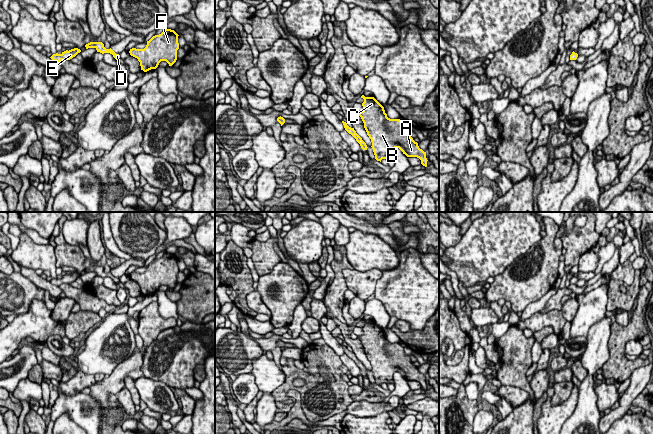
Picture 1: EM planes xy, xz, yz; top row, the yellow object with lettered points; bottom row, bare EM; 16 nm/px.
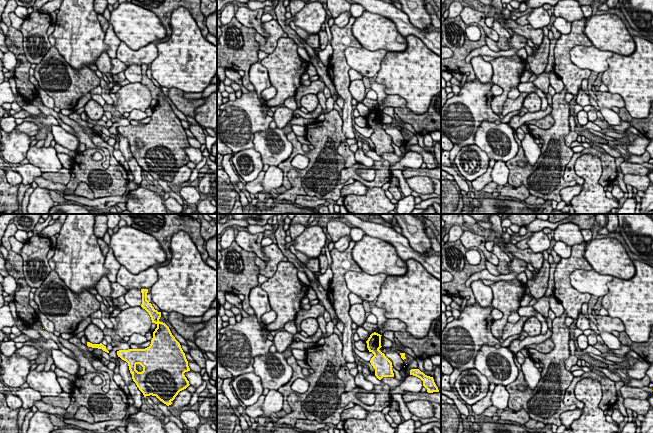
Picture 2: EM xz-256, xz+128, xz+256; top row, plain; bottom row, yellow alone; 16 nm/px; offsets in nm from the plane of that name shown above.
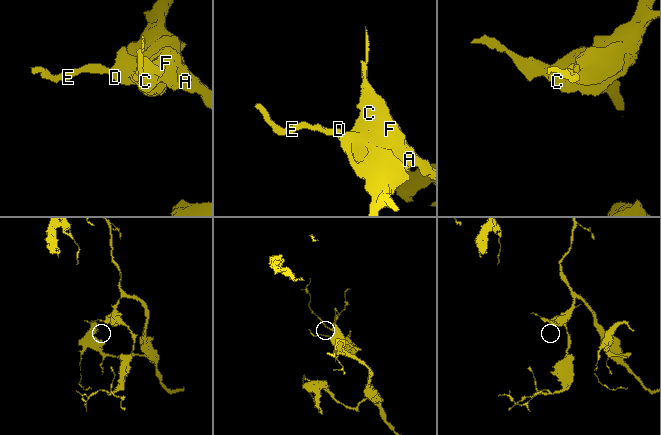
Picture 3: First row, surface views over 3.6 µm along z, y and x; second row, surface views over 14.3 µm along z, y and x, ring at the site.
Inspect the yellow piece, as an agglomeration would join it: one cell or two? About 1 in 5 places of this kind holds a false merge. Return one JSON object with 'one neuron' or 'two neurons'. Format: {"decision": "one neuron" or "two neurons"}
{"decision": "one neuron"}

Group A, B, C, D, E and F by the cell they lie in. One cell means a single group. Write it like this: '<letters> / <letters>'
A B C D E F

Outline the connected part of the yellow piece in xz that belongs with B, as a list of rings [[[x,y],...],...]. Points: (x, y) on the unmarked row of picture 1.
[[[361,320],[363,334],[358,336],[367,359],[371,363],[375,383],[394,383],[395,372],[399,372],[407,381],[417,381],[427,391],[426,376],[419,372],[410,357],[404,353],[400,343],[390,343],[384,331],[374,322]]]

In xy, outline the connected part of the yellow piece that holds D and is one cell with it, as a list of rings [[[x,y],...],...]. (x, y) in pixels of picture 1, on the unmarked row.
[[[90,266],[90,267],[86,268],[85,271],[86,271],[86,273],[88,273],[88,272],[95,272],[97,274],[97,276],[100,276],[102,278],[110,277],[110,278],[113,279],[113,281],[116,284],[118,284],[120,282],[120,279],[116,278],[111,272],[110,273],[106,273],[102,266]]]

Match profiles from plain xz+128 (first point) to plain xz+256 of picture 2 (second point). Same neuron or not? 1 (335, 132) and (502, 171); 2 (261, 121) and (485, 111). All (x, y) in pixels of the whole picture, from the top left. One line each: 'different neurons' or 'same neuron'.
1: different neurons
2: same neuron

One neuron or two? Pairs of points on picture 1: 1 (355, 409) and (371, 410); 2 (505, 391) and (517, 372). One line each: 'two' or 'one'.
1: one
2: two

